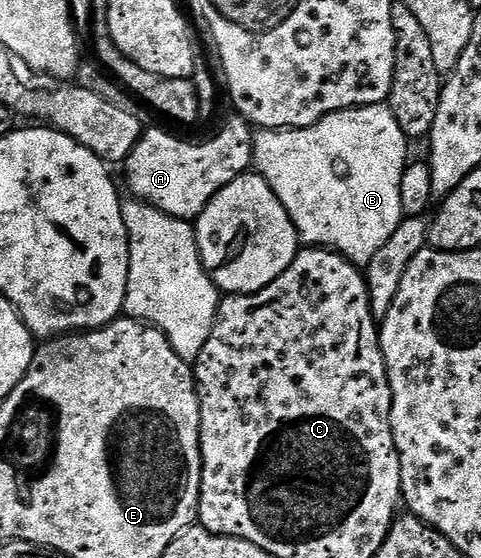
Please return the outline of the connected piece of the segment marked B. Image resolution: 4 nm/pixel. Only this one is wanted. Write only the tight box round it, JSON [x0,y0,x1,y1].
[252,104,410,267]

